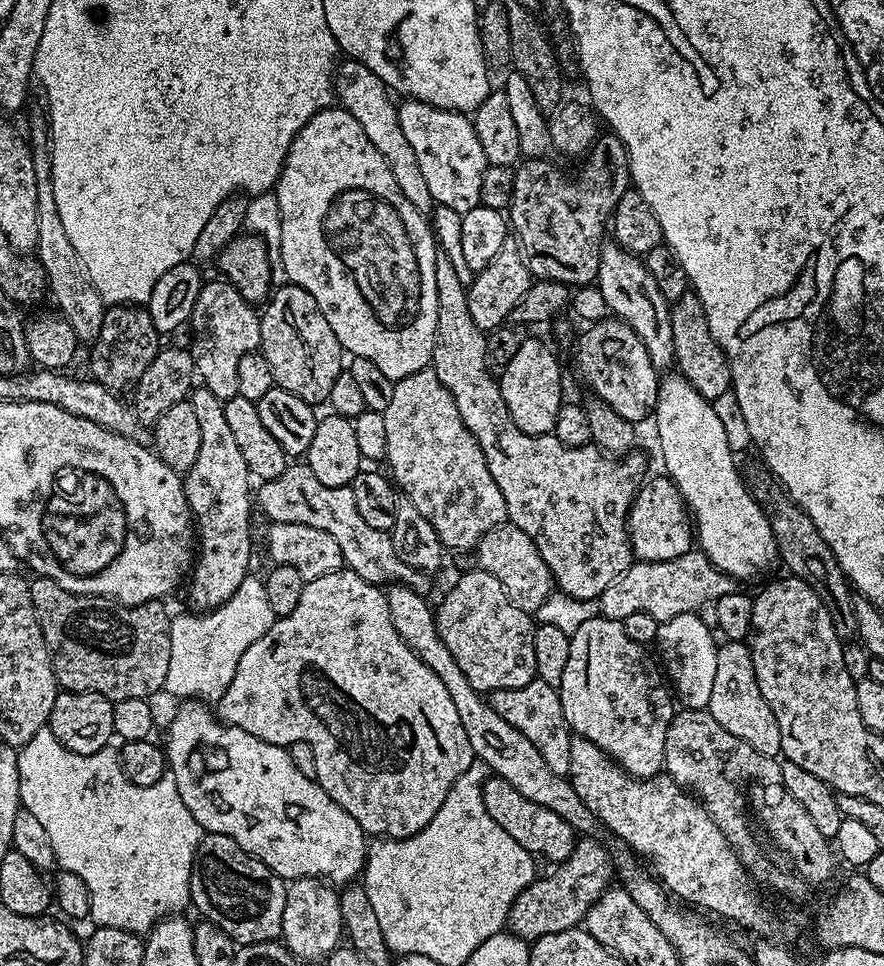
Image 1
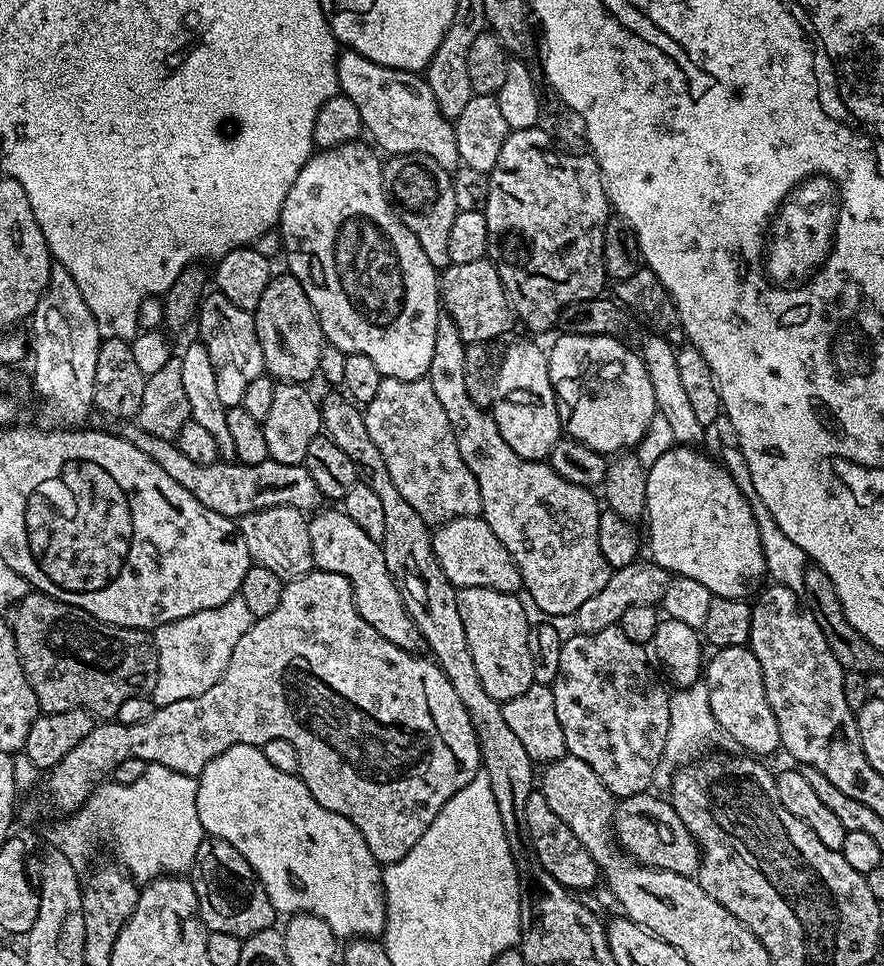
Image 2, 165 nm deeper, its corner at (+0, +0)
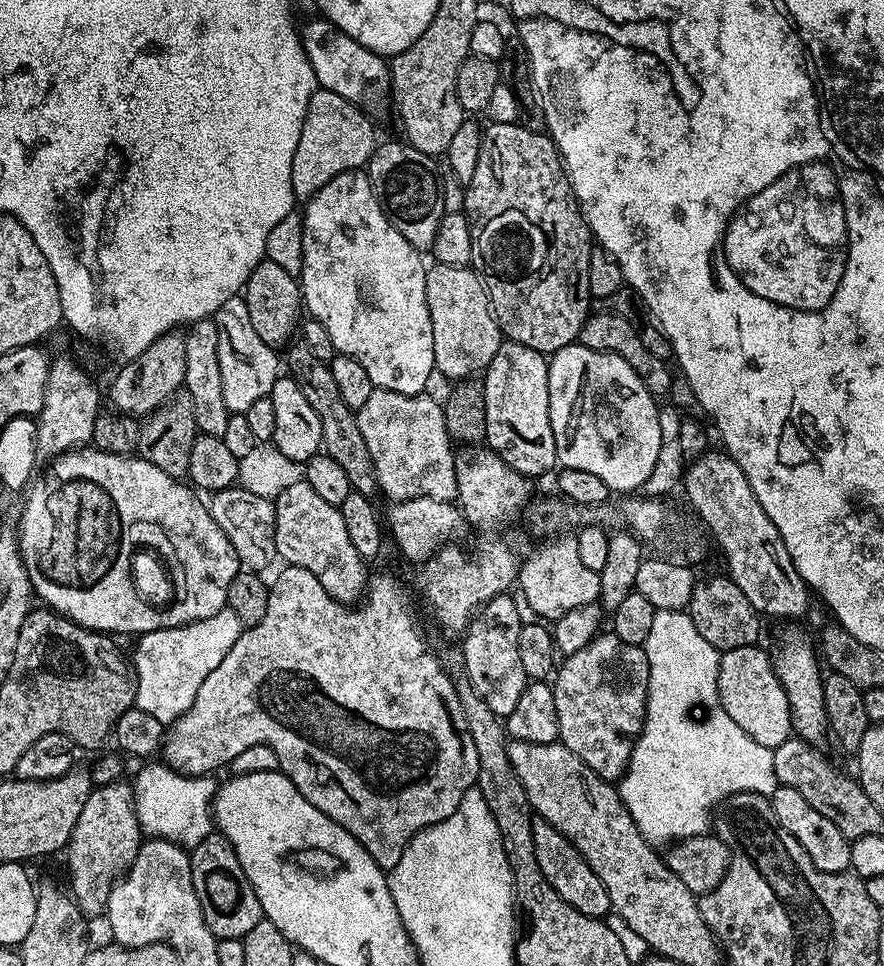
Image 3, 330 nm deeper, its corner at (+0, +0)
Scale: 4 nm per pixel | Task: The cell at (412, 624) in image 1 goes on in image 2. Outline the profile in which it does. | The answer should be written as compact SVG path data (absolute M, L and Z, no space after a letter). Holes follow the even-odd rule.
M343 510L319 512L308 520L313 565L325 572L342 574L342 578L350 582L358 614L362 614L362 618L382 634L382 638L394 642L394 646L402 650L419 653L425 647L424 639L414 618L410 618L402 602L402 594L386 566L381 541L365 534Z

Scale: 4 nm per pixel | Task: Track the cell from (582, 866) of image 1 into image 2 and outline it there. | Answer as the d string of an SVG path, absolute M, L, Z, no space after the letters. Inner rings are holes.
M651 791L623 797L612 816L614 839L627 855L638 864L656 868L660 872L673 872L679 876L695 877L700 871L702 853L696 839L686 830L686 822L678 818L674 806L667 799L652 796Z

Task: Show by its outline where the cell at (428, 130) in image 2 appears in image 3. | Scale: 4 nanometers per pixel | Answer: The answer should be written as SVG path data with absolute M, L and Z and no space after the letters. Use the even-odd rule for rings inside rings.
M323 19L306 27L302 32L304 49L308 52L310 62L314 66L317 85L328 91L334 91L346 98L350 103L359 106L366 104L380 104L390 96L390 68L386 63L385 57L379 56L377 52L366 50L354 38L343 34L332 34L328 40L330 28Z

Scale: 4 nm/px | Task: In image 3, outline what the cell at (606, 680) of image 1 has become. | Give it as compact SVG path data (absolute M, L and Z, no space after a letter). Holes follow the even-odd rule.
M597 634L582 650L564 656L559 661L551 681L554 694L554 710L558 710L559 743L565 744L594 774L609 782L616 782L628 771L628 764L636 746L636 740L644 732L644 720L648 717L648 683L650 666L643 647L622 642L614 634Z

